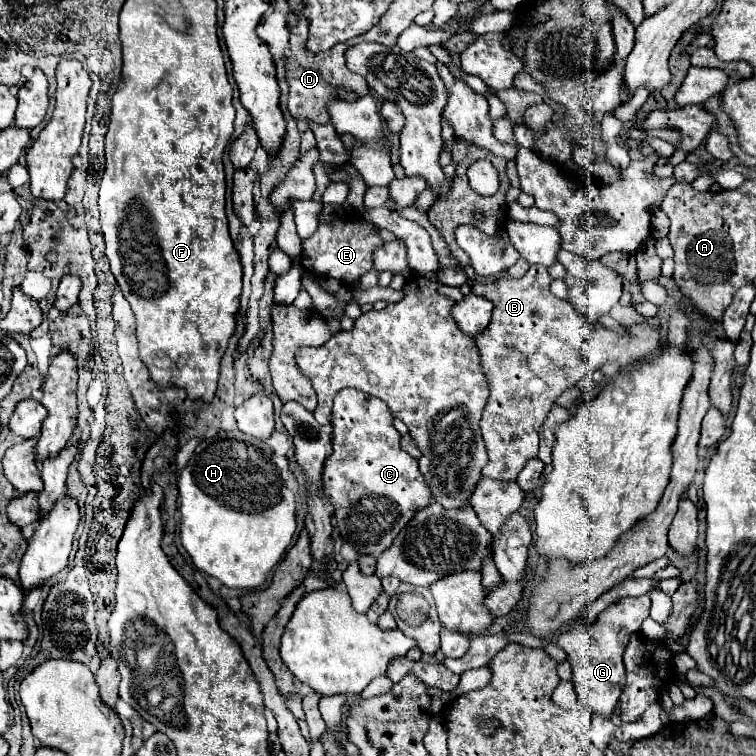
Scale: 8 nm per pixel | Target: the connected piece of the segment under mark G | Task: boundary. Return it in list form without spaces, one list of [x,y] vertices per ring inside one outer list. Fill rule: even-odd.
[[[644,594],[638,598],[622,598],[610,604],[592,624],[576,626],[574,630],[554,638],[554,642],[568,654],[568,662],[572,664],[574,672],[572,684],[578,694],[578,700],[586,704],[592,712],[604,716],[606,720],[614,716],[618,698],[624,690],[626,668],[622,662],[622,654],[626,650],[630,634],[640,630],[648,614],[650,614],[650,596]]]

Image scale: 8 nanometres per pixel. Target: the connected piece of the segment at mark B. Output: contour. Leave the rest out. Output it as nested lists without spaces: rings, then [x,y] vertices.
[[[530,266],[528,274],[522,278],[502,276],[498,280],[472,284],[474,294],[494,304],[494,314],[488,328],[476,338],[482,370],[490,388],[490,398],[480,420],[482,438],[490,458],[482,476],[494,480],[516,480],[518,472],[524,468],[524,462],[538,458],[538,430],[564,390],[574,388],[582,378],[594,370],[600,370],[606,362],[620,362],[622,366],[626,364],[626,340],[606,326],[590,326],[586,318],[576,314],[570,302],[560,300],[550,292],[552,280],[554,278],[546,266]]]

